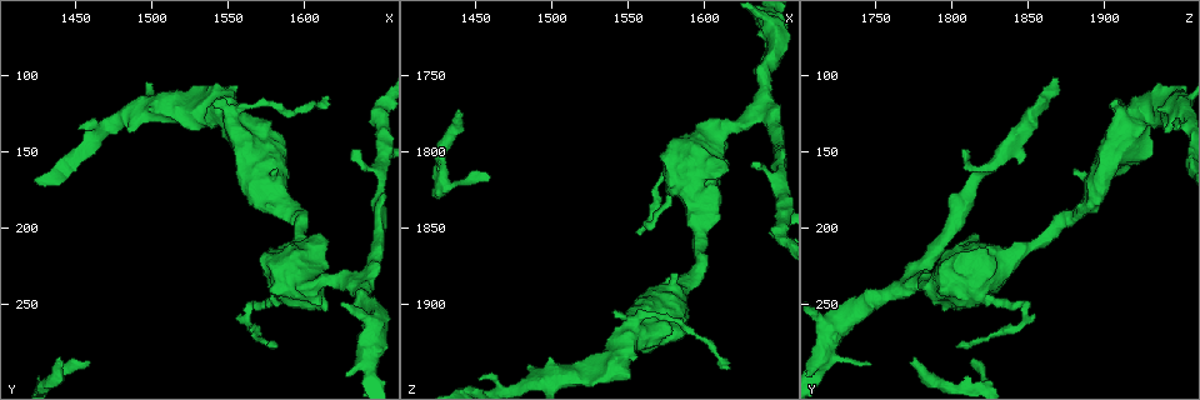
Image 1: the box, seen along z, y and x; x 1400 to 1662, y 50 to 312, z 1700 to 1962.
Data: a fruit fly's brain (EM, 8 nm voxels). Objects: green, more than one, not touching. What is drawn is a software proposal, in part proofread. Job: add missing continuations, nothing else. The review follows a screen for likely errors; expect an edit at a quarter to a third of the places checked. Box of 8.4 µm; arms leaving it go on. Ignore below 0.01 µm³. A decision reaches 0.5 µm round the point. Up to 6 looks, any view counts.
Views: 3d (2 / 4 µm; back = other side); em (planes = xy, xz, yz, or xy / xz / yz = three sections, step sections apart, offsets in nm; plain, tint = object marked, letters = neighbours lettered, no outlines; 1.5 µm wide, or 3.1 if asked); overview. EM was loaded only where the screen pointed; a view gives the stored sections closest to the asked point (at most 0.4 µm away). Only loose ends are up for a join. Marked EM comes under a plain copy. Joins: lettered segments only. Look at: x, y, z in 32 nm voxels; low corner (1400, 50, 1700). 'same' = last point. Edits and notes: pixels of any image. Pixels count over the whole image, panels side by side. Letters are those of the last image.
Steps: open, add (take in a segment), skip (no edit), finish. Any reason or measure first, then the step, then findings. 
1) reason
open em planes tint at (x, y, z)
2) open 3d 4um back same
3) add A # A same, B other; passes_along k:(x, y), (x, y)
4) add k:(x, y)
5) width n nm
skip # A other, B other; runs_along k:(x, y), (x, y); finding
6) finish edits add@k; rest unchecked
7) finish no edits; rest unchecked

tapers out
open em planes letters at (1616, 114, 1942)

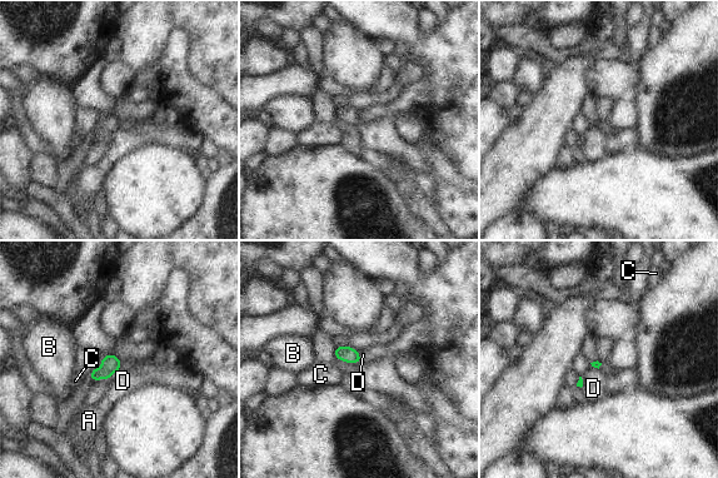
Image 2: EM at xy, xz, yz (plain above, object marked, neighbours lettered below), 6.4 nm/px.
skip # A other, B other, C other, D other; border 2:(120, 367), (110, 376); none of them fits

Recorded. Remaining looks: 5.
stops while still wide
open em xz step 4 letters at (1590, 164, 1908)

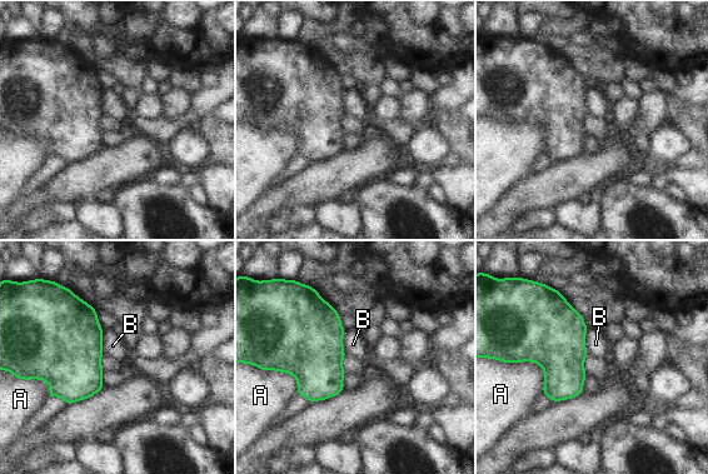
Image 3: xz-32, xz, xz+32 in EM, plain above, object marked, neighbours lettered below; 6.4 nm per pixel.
longest_contact A 300 nm
skip # A other, B other; border 3:(104, 330), (101, 340), (103, 354); none of them fits

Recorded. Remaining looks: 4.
branch stops here
open em xy step 8 letters at (1438, 286, 1776)

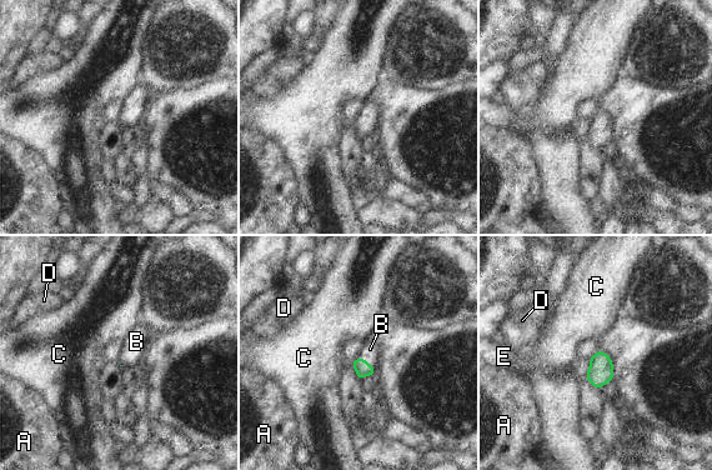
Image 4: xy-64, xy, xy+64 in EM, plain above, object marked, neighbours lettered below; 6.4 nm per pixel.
another direction
open em yz step 8 letters same

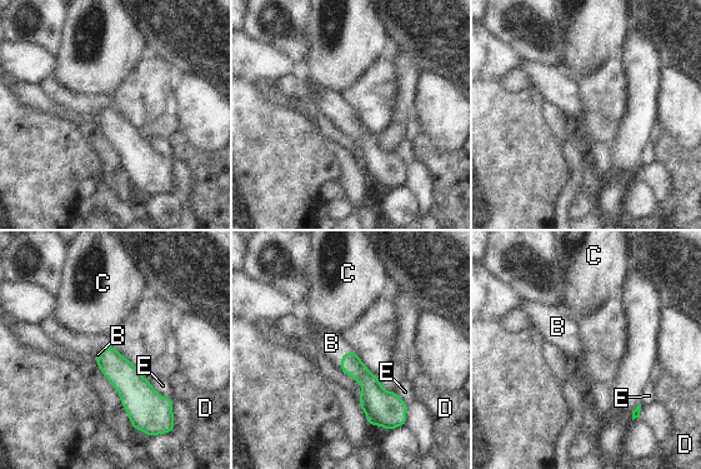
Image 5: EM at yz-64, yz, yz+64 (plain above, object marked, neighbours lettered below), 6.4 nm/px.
longest_contact E 200 nm
add B # B same, C other, D other, E other; the neuron continues

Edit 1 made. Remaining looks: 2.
finish edits add@5; rest unchecked

